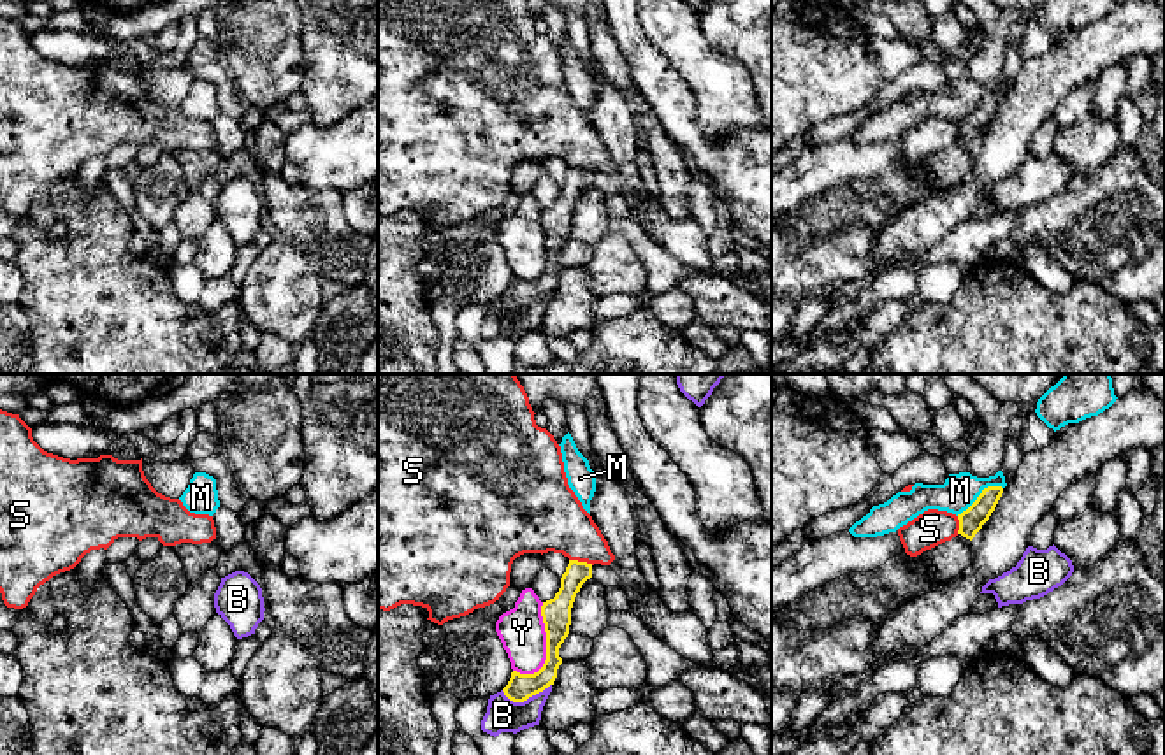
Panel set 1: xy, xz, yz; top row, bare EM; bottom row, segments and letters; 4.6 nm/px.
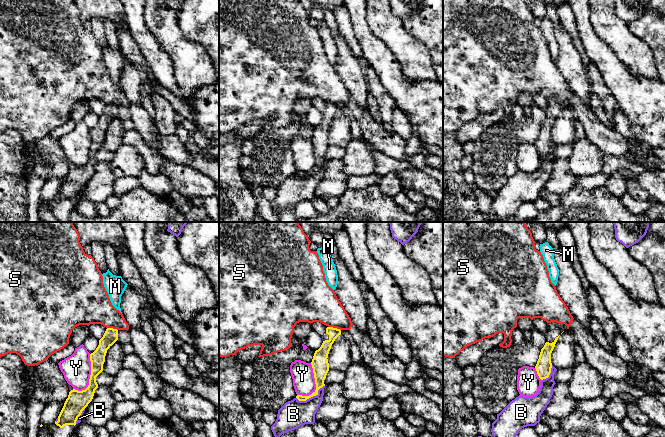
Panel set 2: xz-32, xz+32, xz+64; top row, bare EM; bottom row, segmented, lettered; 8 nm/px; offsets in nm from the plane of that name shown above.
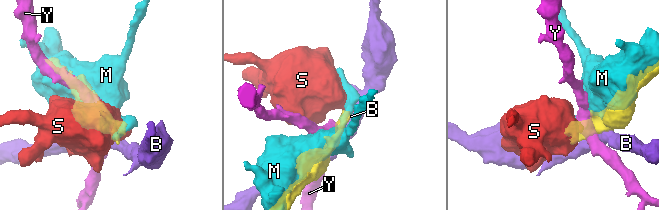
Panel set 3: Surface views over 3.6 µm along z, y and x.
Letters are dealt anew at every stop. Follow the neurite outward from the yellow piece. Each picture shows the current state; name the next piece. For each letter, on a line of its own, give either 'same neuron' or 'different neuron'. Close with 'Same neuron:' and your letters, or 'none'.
B: different neuron
M: different neuron
S: different neuron
Y: different neuron
Same neuron: none

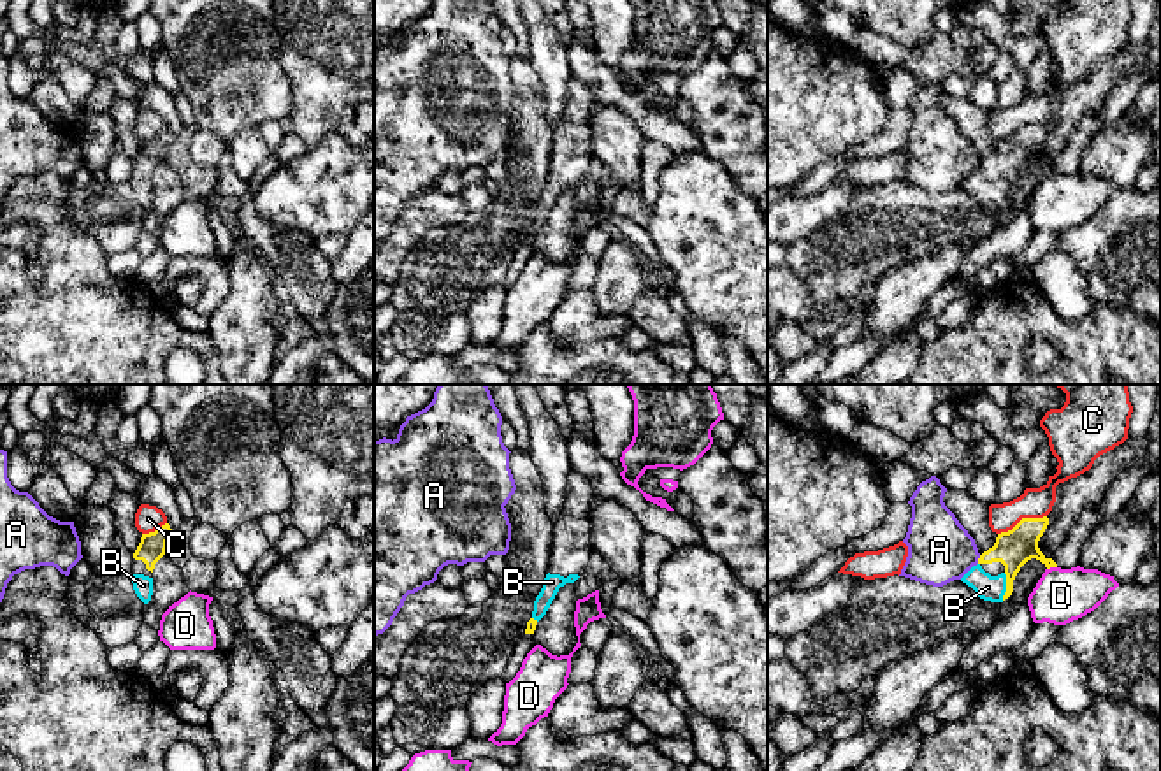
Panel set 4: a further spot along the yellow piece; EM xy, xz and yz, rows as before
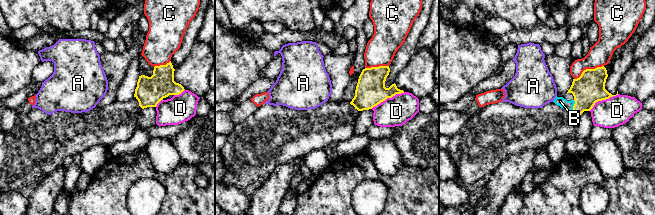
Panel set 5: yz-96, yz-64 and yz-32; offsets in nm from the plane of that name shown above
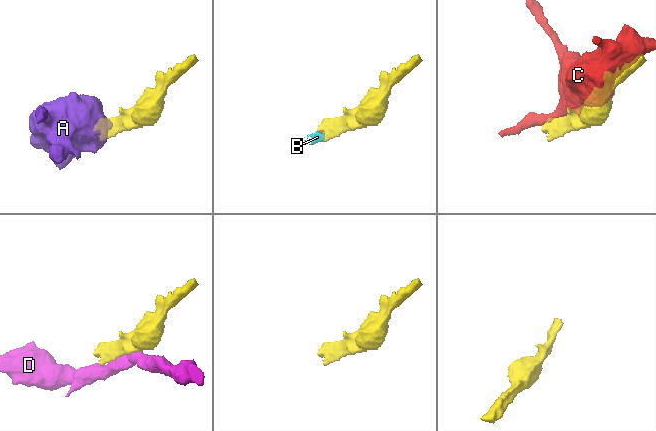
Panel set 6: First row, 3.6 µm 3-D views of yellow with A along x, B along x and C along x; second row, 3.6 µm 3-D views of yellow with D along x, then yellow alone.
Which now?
A: different neuron
B: same neuron
C: different neuron
D: different neuron
Same neuron: B

